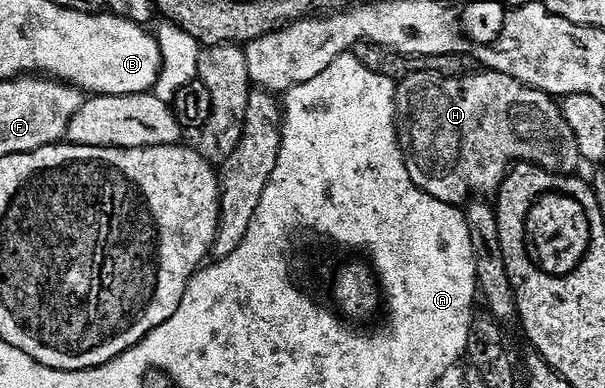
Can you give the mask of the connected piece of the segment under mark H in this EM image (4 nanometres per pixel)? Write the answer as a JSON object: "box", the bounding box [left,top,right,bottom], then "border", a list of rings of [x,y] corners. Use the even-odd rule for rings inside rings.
{"box":[396,70,582,206],"border":[[[417,70],[409,71],[407,75],[408,74],[409,76],[406,77],[404,81],[401,79],[396,85],[396,131],[400,138],[400,149],[404,155],[406,170],[410,170],[410,178],[412,181],[426,194],[438,198],[438,202],[446,202],[447,204],[455,204],[457,206],[463,205],[470,196],[468,195],[468,188],[470,191],[476,192],[472,194],[486,194],[482,192],[495,194],[499,192],[500,183],[502,183],[504,177],[508,175],[509,168],[521,162],[536,164],[540,168],[545,168],[551,172],[561,174],[575,173],[577,171],[576,167],[581,167],[582,161],[580,151],[578,150],[578,142],[566,122],[563,107],[561,107],[553,97],[538,91],[537,88],[526,86],[512,77],[507,77],[506,74],[487,70],[480,70],[475,74],[467,74],[460,77],[442,77],[436,73],[422,73]]]}

